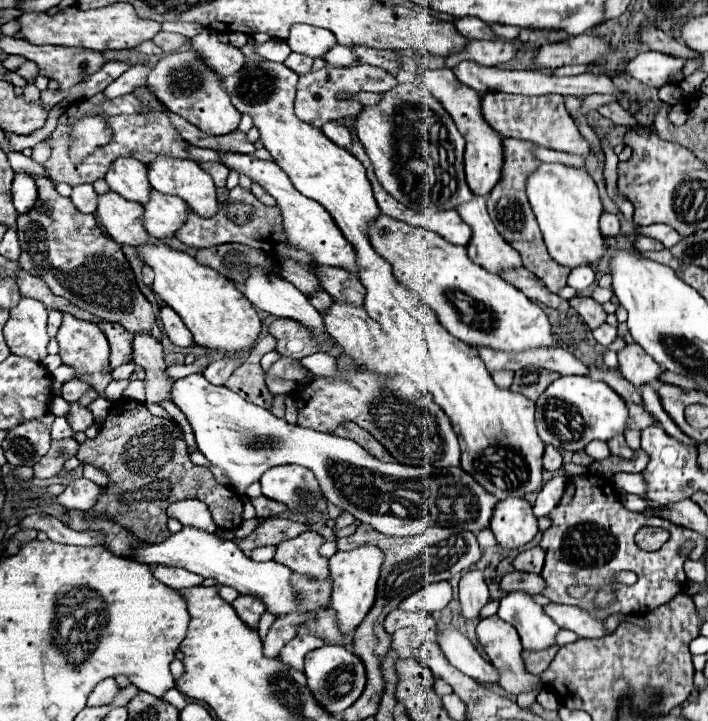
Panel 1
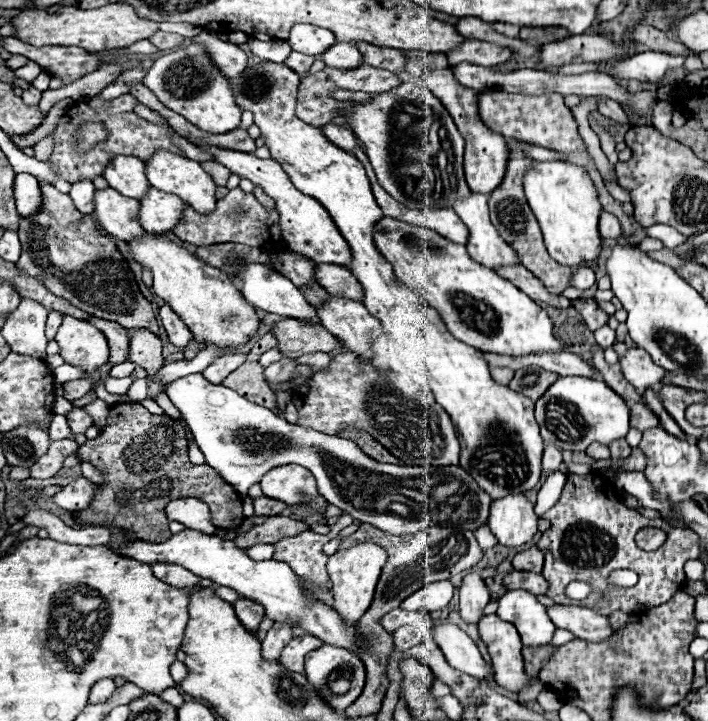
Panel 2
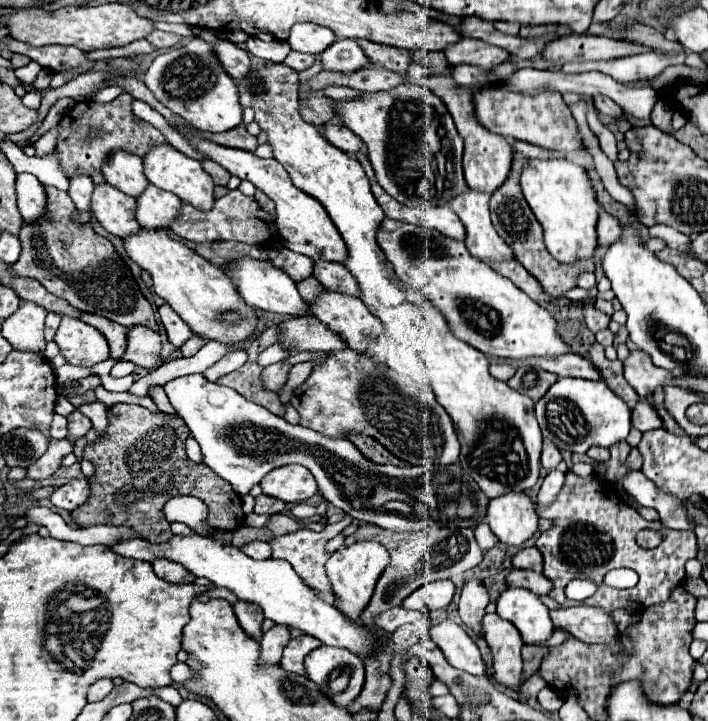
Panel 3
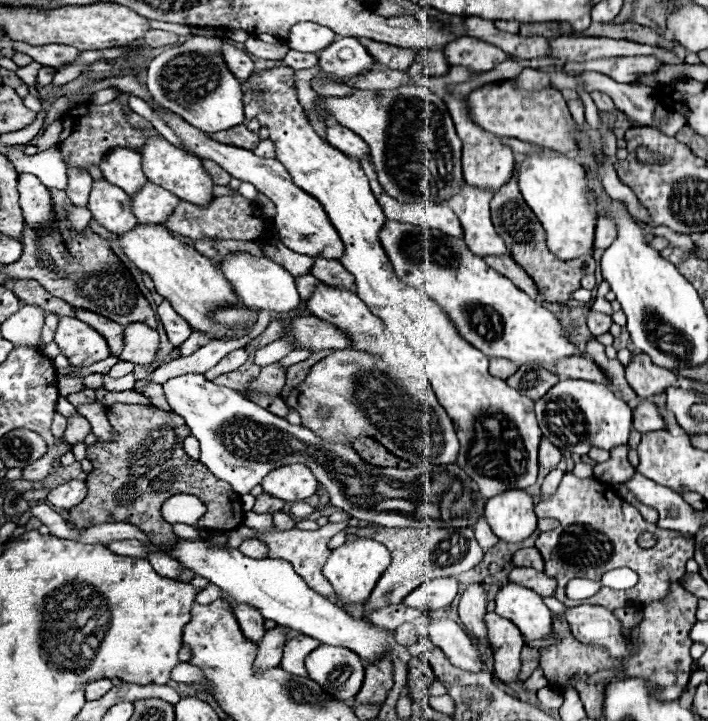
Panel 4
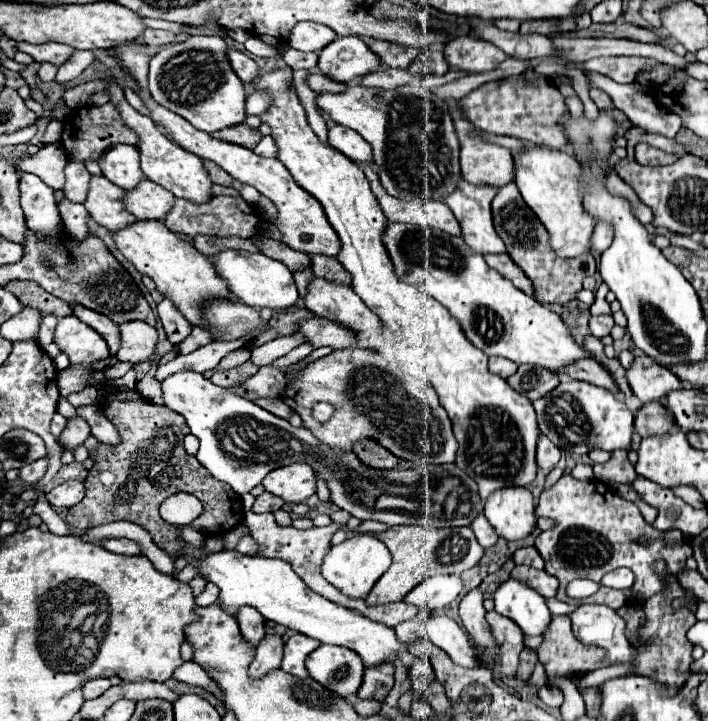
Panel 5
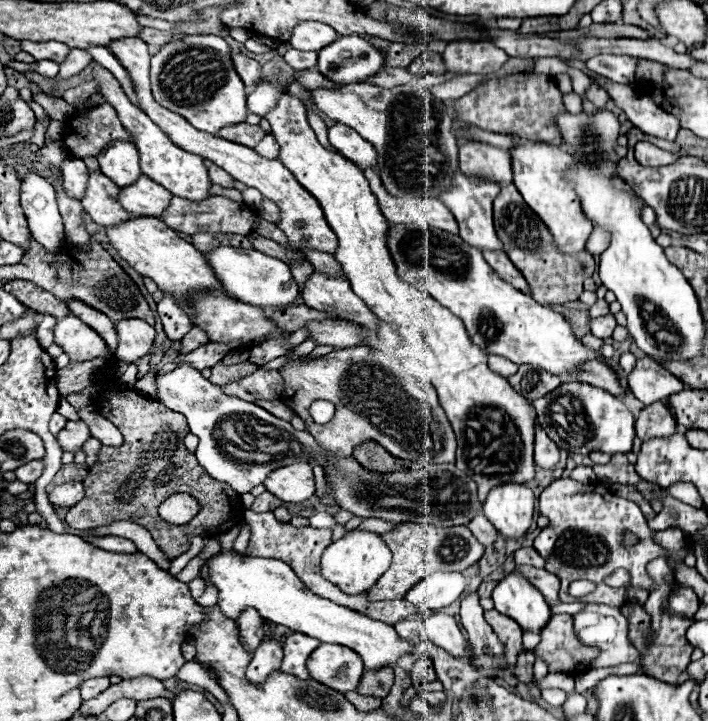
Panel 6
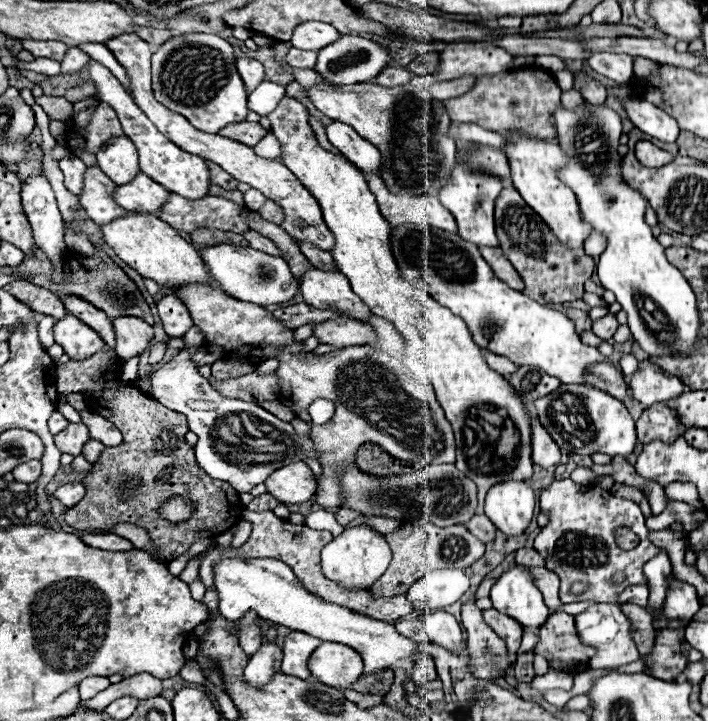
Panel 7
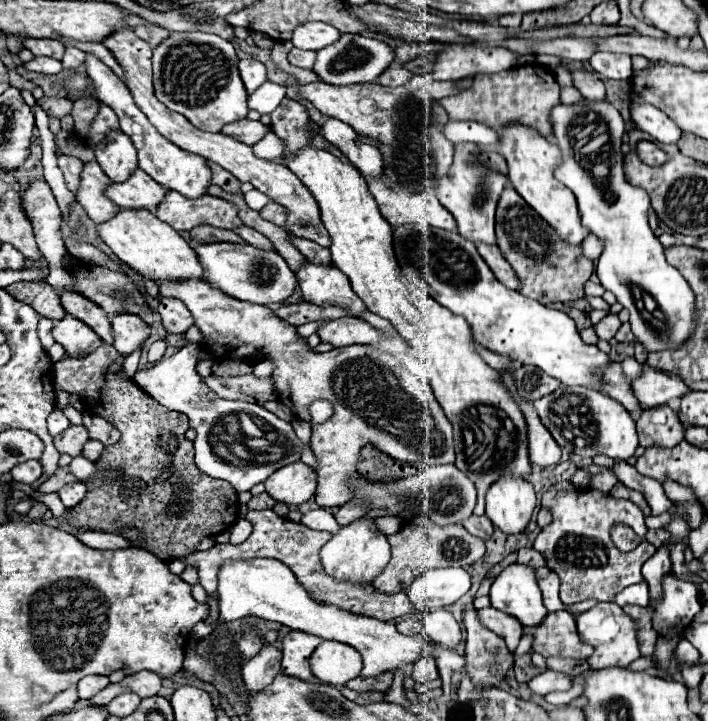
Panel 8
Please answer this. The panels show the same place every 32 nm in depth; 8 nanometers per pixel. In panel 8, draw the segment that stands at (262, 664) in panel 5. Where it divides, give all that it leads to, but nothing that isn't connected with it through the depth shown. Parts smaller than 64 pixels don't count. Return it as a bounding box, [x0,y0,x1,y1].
[242,646,282,694]

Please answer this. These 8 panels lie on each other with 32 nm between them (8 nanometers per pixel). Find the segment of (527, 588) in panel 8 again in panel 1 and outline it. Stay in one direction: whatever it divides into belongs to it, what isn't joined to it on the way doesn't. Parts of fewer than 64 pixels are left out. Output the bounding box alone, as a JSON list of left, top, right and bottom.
[498,592,560,650]

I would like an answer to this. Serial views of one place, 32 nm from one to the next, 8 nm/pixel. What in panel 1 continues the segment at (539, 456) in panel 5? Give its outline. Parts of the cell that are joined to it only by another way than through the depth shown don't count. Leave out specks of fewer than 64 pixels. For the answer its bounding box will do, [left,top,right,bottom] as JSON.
[544,444,562,472]

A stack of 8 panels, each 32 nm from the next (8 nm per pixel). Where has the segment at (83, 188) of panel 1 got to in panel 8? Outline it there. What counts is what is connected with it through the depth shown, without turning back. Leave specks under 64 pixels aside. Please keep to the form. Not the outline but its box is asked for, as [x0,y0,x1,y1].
[58,156,82,192]

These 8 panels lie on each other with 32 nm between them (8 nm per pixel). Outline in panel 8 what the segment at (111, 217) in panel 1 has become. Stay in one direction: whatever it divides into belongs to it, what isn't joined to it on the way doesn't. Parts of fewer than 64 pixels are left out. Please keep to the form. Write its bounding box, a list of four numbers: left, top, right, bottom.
[76,162,118,224]

